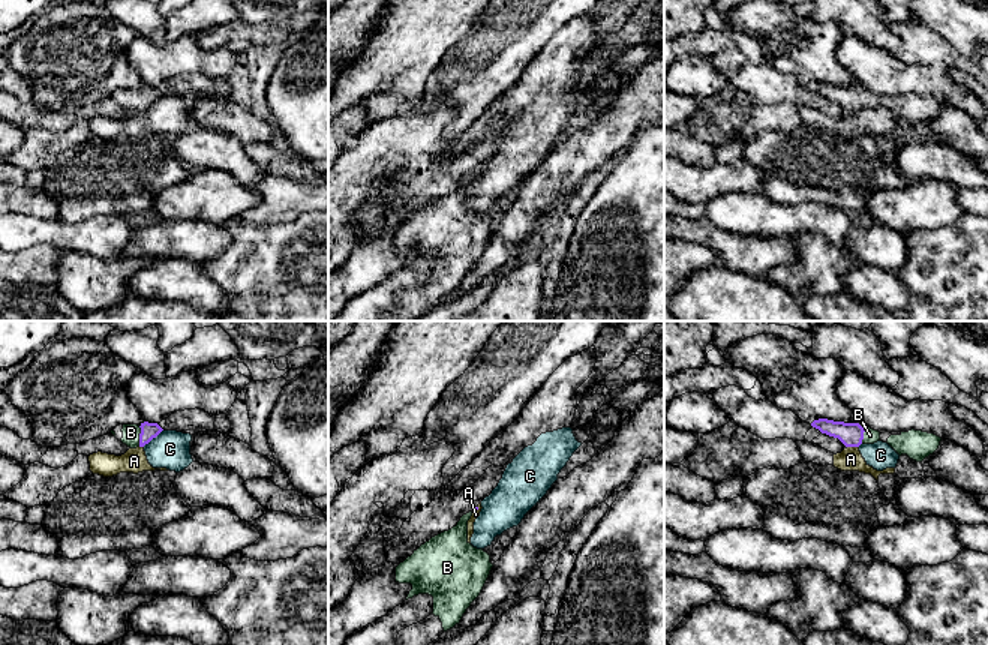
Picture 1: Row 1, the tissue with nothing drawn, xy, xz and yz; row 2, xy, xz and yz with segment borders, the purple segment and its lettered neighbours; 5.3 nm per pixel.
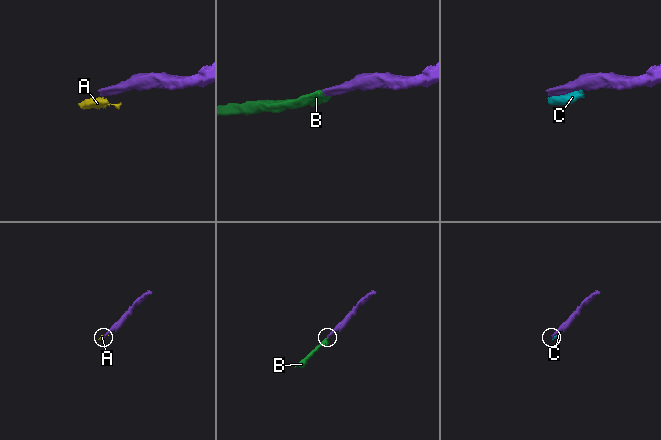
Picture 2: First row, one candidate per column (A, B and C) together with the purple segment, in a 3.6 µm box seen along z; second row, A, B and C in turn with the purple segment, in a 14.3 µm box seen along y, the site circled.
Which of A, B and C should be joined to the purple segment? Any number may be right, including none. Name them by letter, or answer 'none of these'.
B

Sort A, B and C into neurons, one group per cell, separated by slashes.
A C / B

